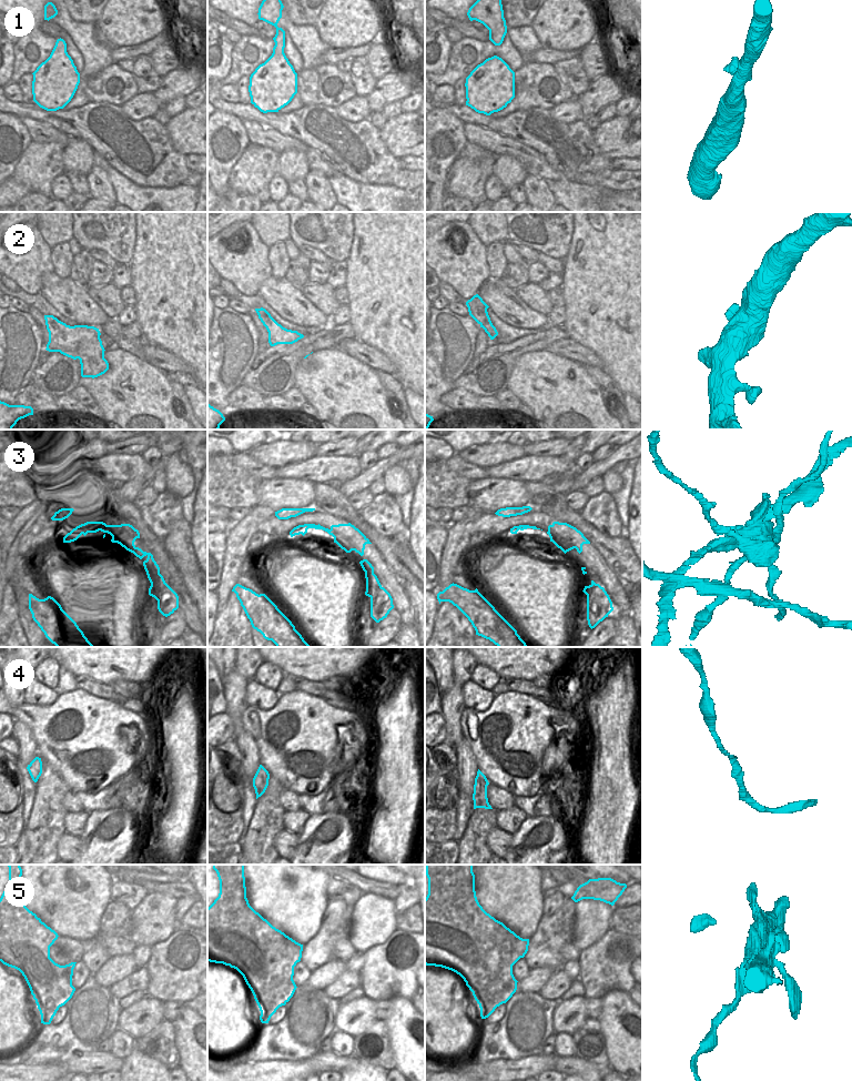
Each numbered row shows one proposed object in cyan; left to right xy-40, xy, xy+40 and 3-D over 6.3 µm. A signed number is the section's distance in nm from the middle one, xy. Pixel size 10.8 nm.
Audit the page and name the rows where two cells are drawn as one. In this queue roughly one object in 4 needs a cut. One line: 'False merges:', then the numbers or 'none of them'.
False merges: 3, 5

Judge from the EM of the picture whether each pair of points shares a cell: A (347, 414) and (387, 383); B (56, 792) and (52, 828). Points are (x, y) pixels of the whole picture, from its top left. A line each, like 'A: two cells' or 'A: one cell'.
A: two cells
B: one cell

